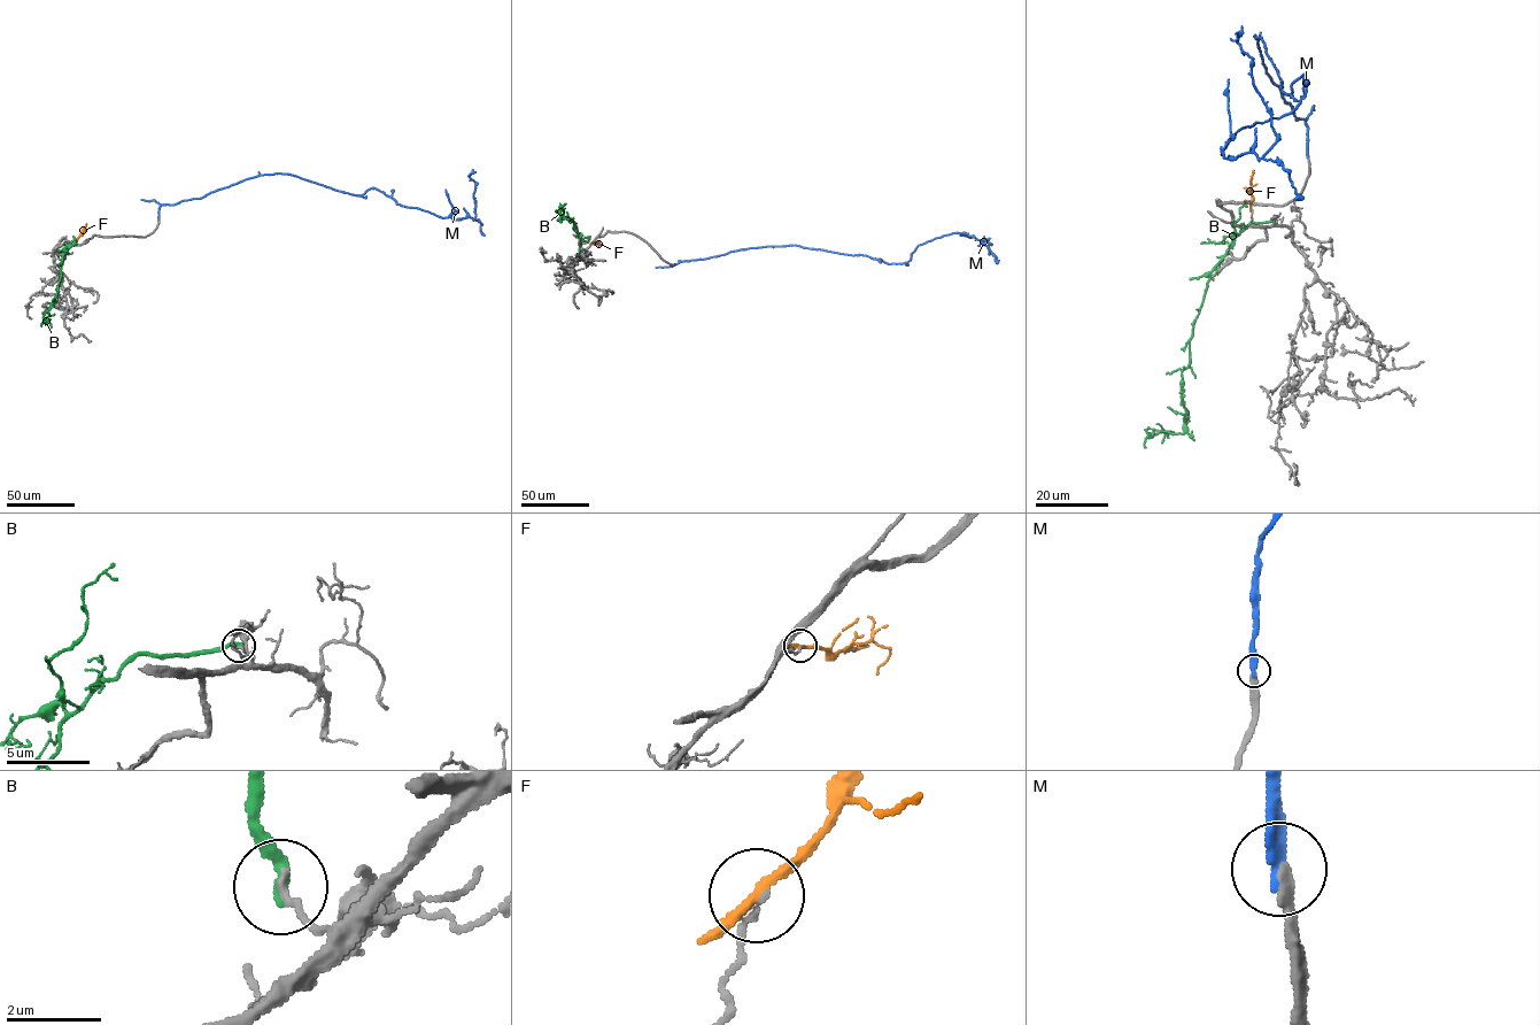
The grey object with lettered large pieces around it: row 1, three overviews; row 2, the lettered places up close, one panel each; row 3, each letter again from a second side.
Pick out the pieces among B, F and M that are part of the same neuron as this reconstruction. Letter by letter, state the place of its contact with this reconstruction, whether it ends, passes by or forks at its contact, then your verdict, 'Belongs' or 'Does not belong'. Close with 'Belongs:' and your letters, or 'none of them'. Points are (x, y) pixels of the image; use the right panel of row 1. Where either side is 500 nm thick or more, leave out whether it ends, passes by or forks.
B: Touches grey at (1274, 221). It ends there. Does not belong
F: Touches grey at (1251, 208). It passes by. Does not belong
M: Touches grey at (1307, 155). It ends there. Does not belong
Belongs: none of them

